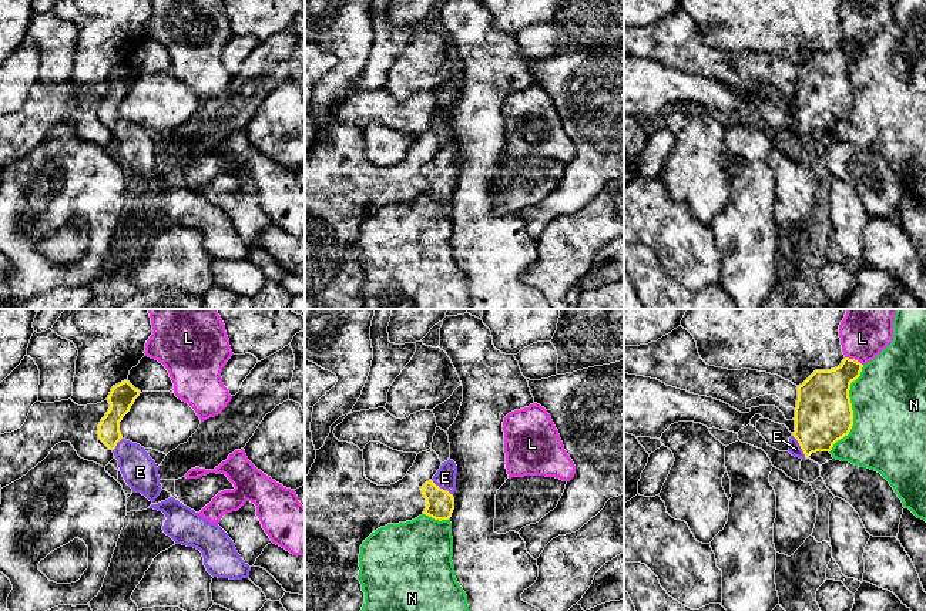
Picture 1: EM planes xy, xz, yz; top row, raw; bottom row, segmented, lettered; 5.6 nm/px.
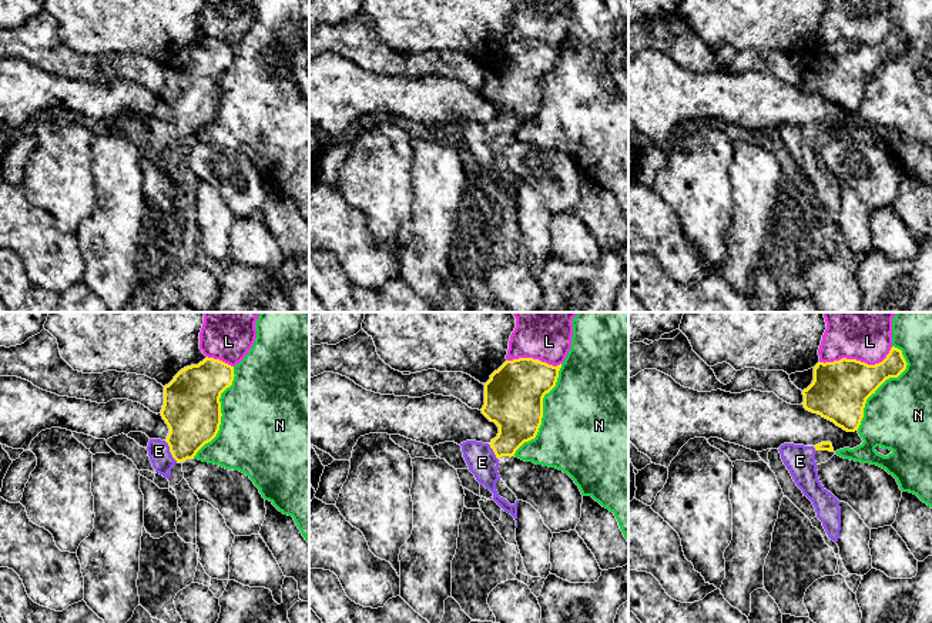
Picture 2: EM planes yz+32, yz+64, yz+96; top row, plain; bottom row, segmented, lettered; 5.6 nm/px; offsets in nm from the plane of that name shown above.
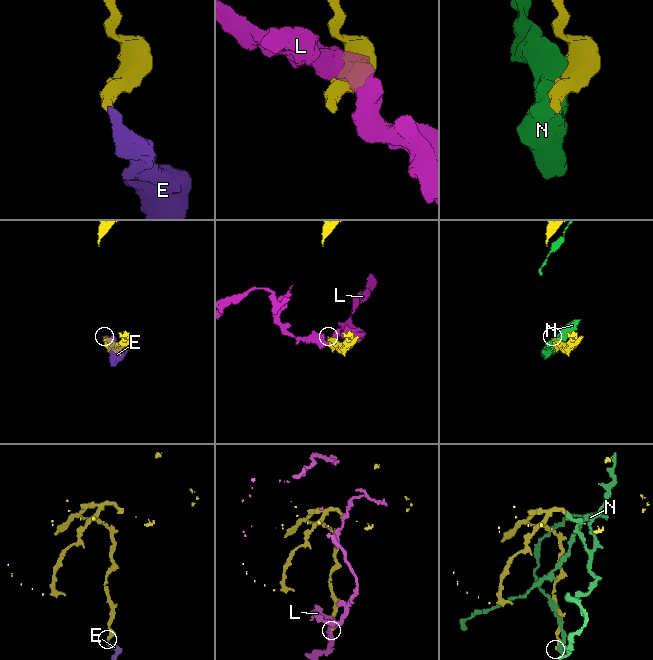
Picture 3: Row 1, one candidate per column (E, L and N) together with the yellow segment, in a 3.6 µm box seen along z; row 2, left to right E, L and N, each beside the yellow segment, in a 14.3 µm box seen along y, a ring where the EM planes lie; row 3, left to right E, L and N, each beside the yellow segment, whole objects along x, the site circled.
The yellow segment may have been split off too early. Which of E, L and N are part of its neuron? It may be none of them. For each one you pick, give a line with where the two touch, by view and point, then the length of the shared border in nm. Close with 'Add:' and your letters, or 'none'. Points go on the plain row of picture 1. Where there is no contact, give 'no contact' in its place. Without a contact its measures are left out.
E: meets yellow in xz at (442, 170); contact 150 nm long
Add: E

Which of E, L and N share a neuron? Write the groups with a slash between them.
E / L / N

